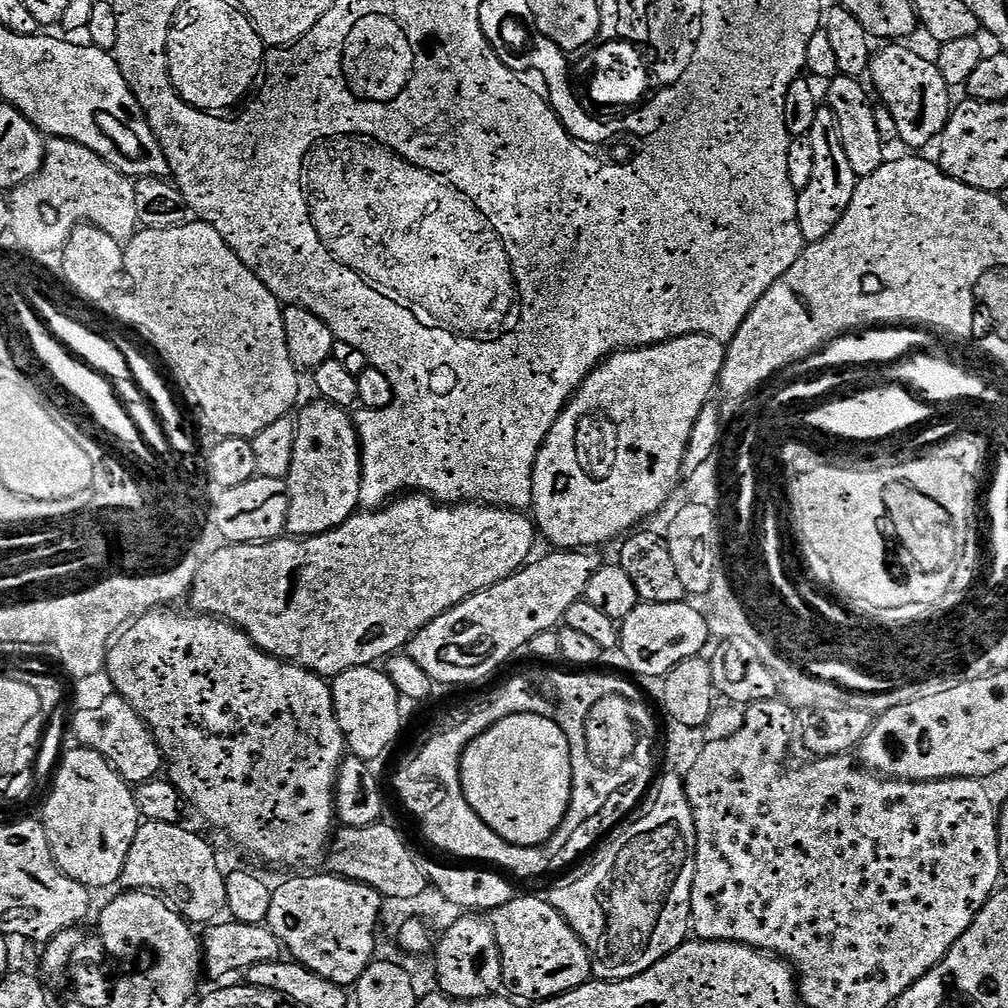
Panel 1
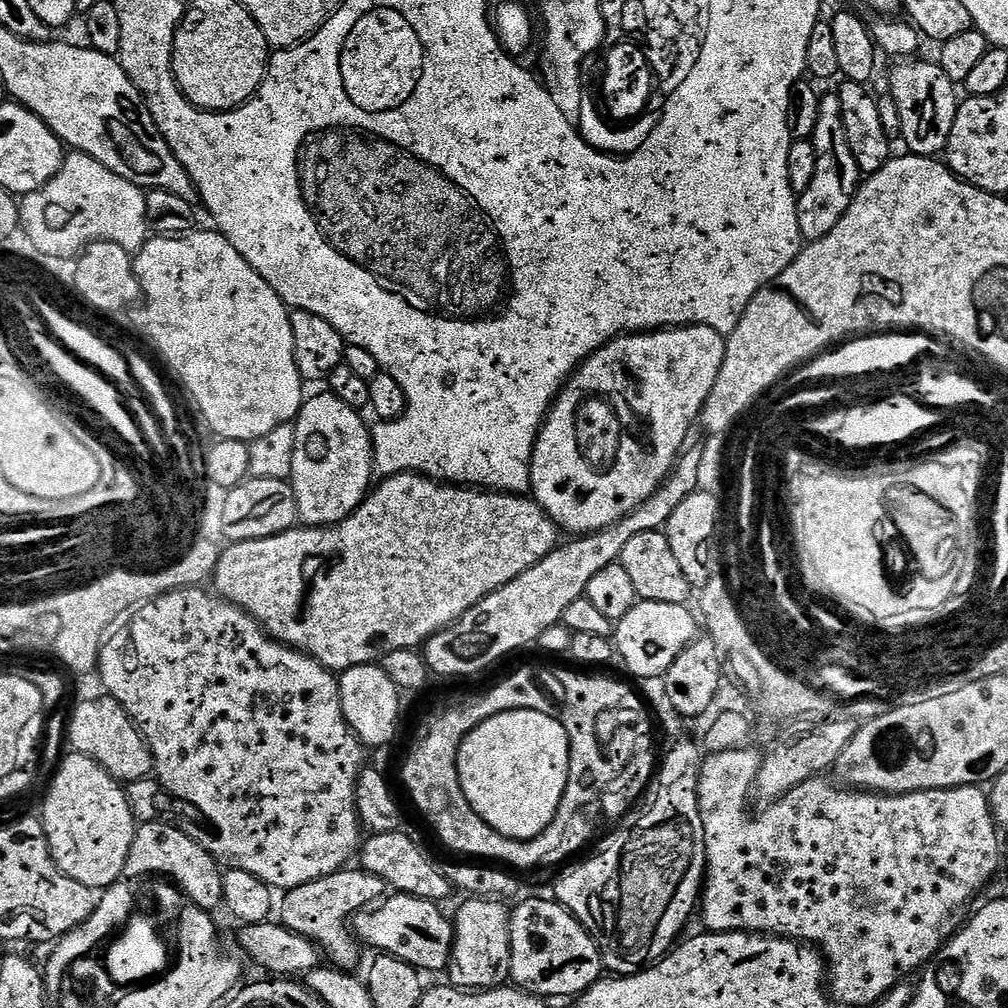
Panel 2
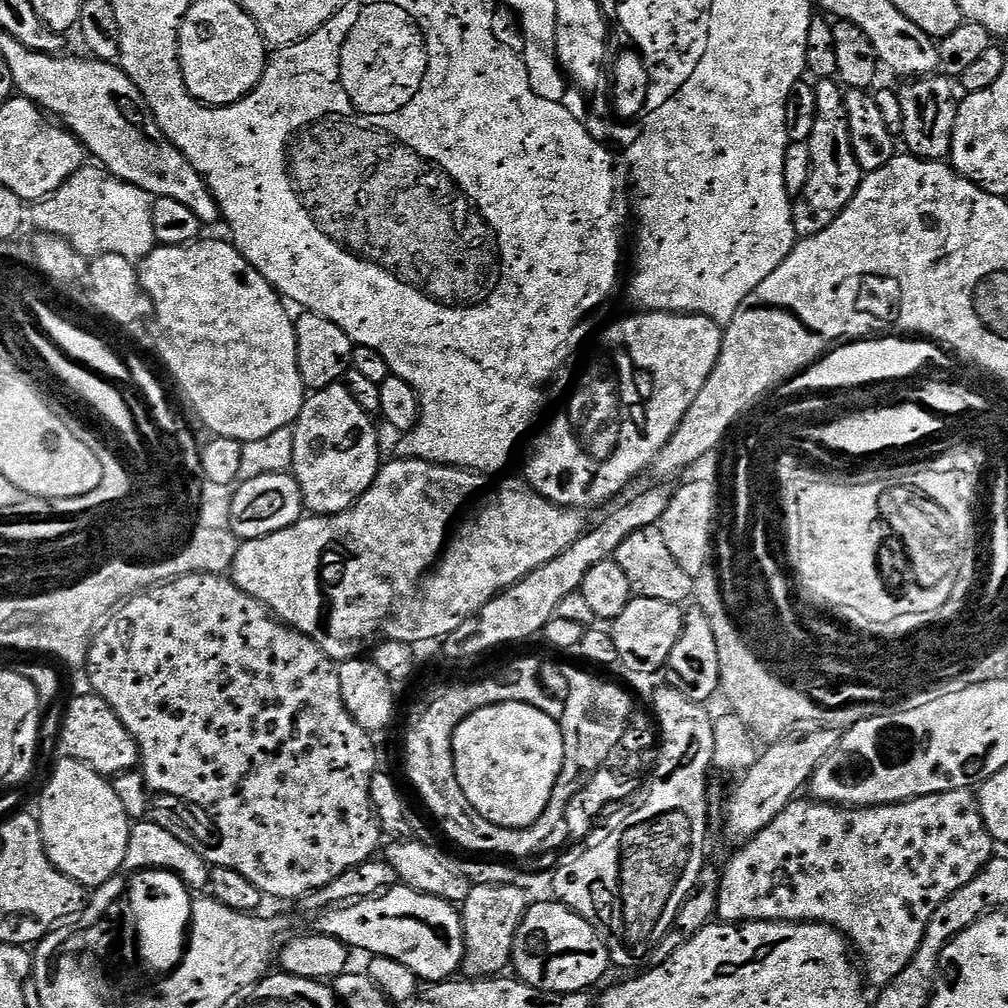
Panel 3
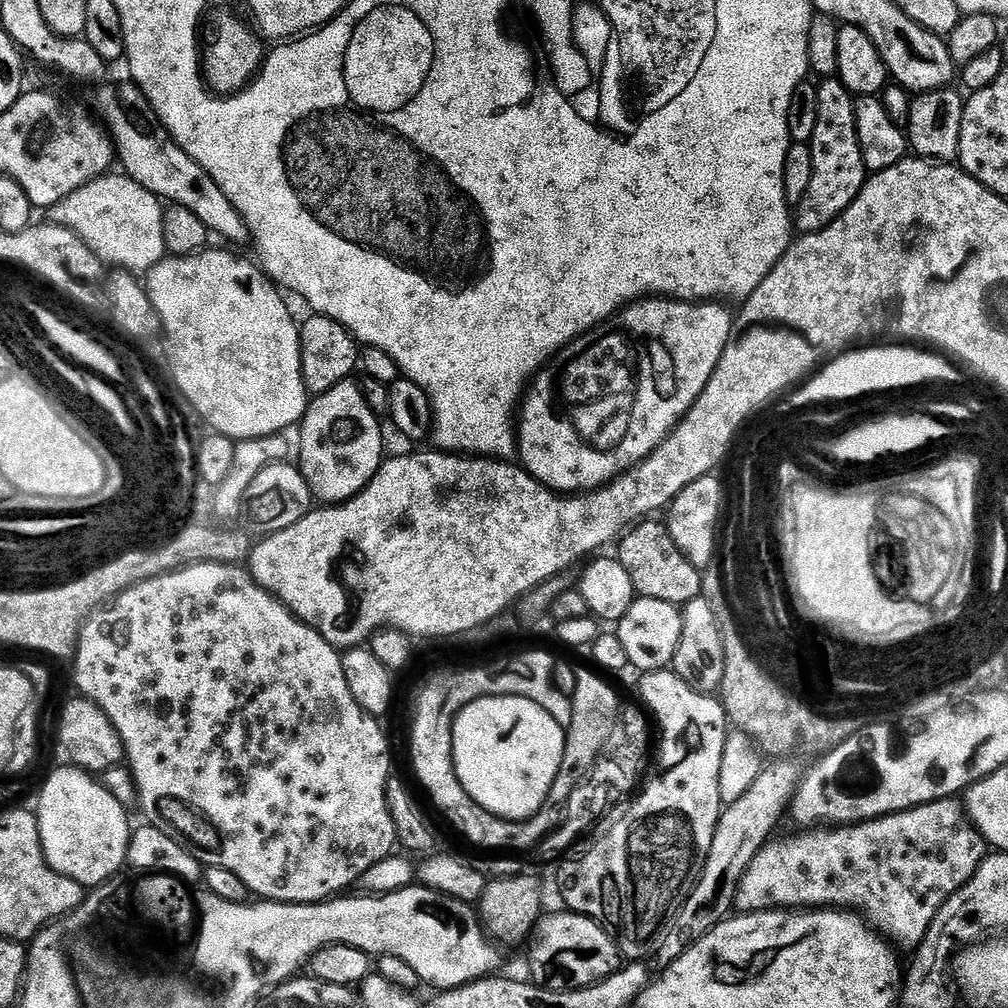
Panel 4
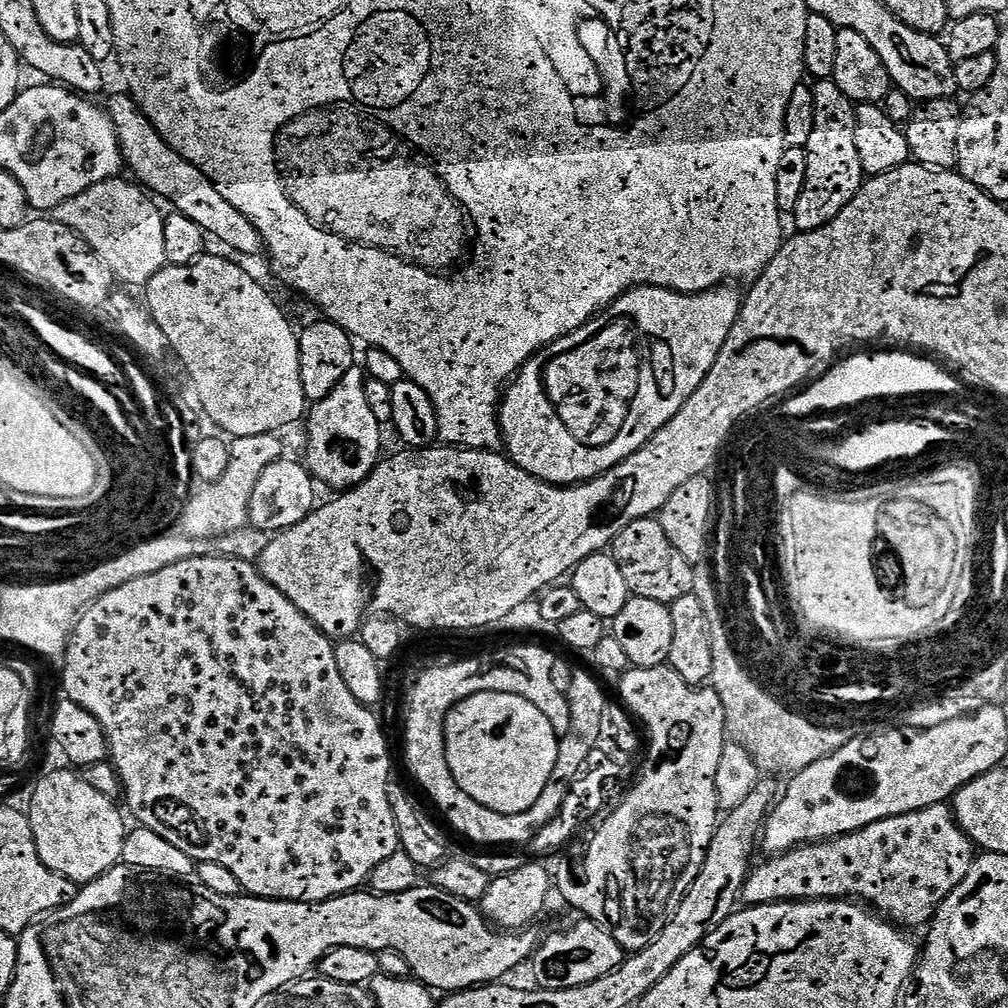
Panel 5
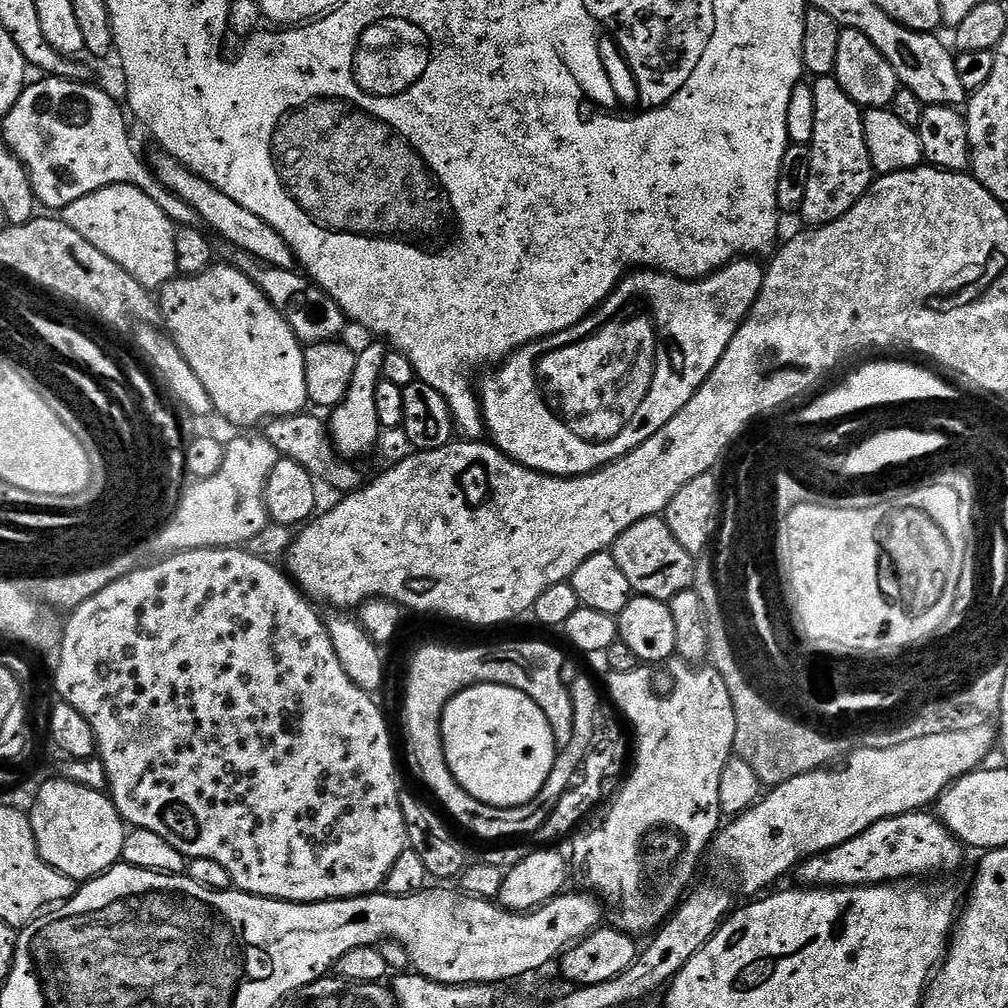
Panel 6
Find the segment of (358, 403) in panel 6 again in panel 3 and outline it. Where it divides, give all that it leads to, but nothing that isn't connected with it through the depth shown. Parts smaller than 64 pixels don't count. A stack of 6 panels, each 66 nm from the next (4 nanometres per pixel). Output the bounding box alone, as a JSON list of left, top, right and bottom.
[291,383,382,516]

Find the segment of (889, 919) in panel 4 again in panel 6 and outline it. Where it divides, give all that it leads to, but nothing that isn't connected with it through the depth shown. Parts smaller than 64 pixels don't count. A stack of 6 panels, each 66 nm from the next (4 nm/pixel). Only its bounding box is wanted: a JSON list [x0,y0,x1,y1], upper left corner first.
[794,810,965,888]

